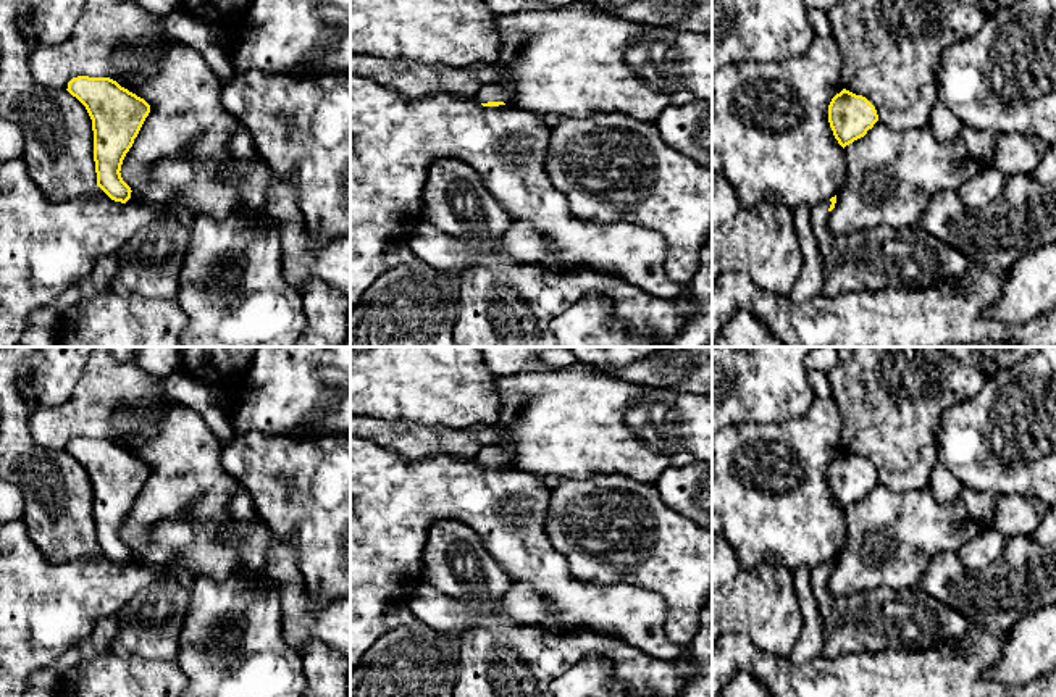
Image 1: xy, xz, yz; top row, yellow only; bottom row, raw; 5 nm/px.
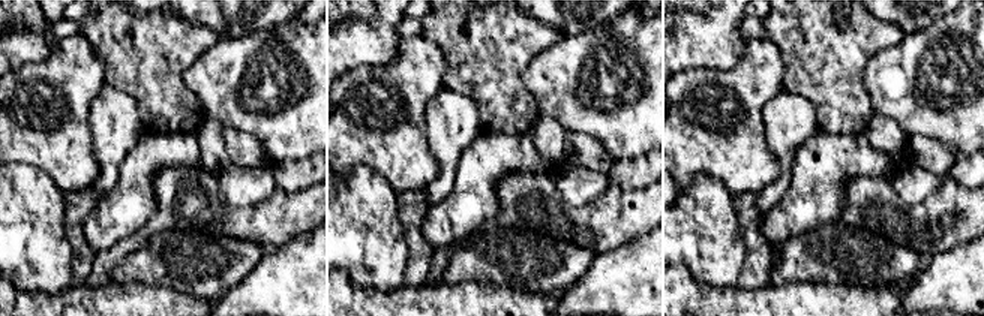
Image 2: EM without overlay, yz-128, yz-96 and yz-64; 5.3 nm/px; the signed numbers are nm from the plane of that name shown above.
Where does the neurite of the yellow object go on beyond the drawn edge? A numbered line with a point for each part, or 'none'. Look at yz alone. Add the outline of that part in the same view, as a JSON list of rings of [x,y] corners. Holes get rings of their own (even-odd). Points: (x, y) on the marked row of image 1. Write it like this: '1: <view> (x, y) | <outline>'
1: yz (877, 258) | [[[832,202],[811,210],[811,224],[823,261],[822,295],[940,287],[969,273],[975,263],[920,227],[872,229],[833,234],[828,229]]]

